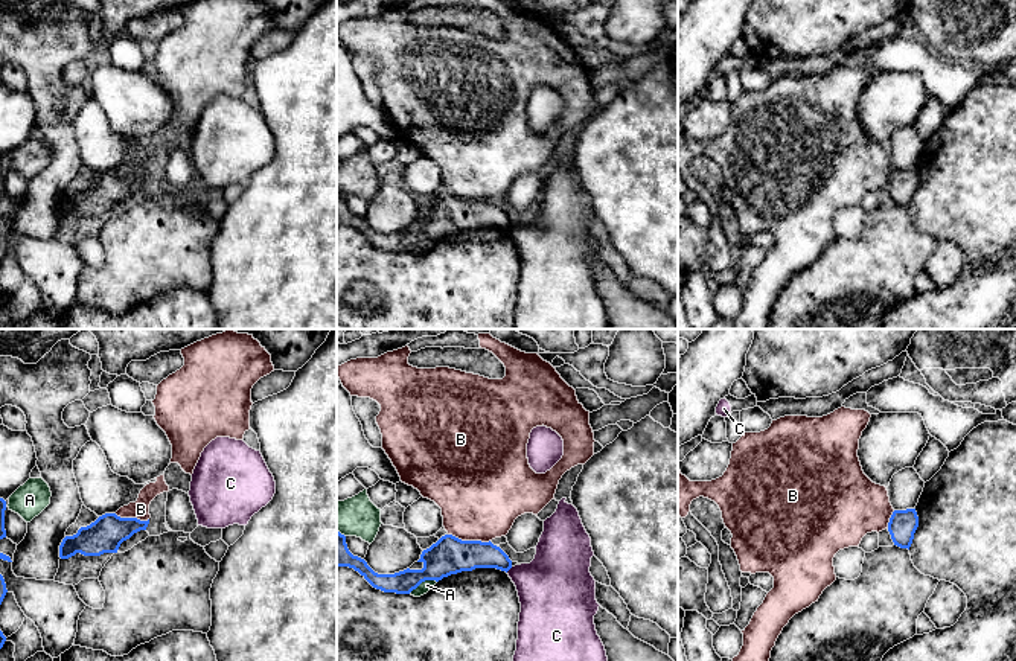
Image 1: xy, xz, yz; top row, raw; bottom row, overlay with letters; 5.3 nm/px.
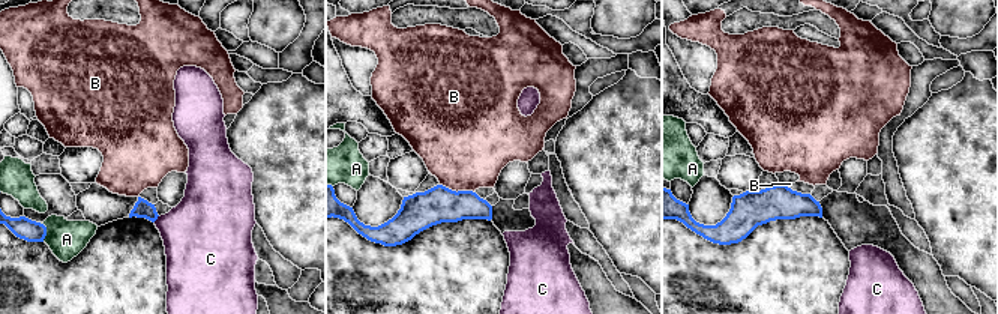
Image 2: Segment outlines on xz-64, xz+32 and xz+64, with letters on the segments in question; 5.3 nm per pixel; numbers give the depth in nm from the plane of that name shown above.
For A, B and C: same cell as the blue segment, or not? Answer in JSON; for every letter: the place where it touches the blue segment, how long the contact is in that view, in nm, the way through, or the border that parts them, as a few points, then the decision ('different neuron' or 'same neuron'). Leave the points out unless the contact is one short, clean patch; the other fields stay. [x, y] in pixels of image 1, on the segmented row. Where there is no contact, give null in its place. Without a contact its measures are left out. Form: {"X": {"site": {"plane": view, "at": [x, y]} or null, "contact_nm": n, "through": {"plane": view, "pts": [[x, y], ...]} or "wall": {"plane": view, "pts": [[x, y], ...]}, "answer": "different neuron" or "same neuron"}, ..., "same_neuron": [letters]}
{"A": {"site": {"plane": "xz", "at": [422, 581]}, "contact_nm": 170, "answer": "different neuron"}, "B": {"site": {"plane": "xz", "at": [469, 541]}, "contact_nm": 220, "wall": {"plane": "xz", "pts": [[448, 533], [462, 539], [489, 541]]}, "answer": "different neuron"}, "C": {"site": {"plane": "xz", "at": [509, 568]}, "contact_nm": 50, "wall": {"plane": "xz", "pts": [[512, 567], [506, 571]]}, "answer": "different neuron"}, "same_neuron": []}

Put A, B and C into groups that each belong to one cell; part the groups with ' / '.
A / B / C

